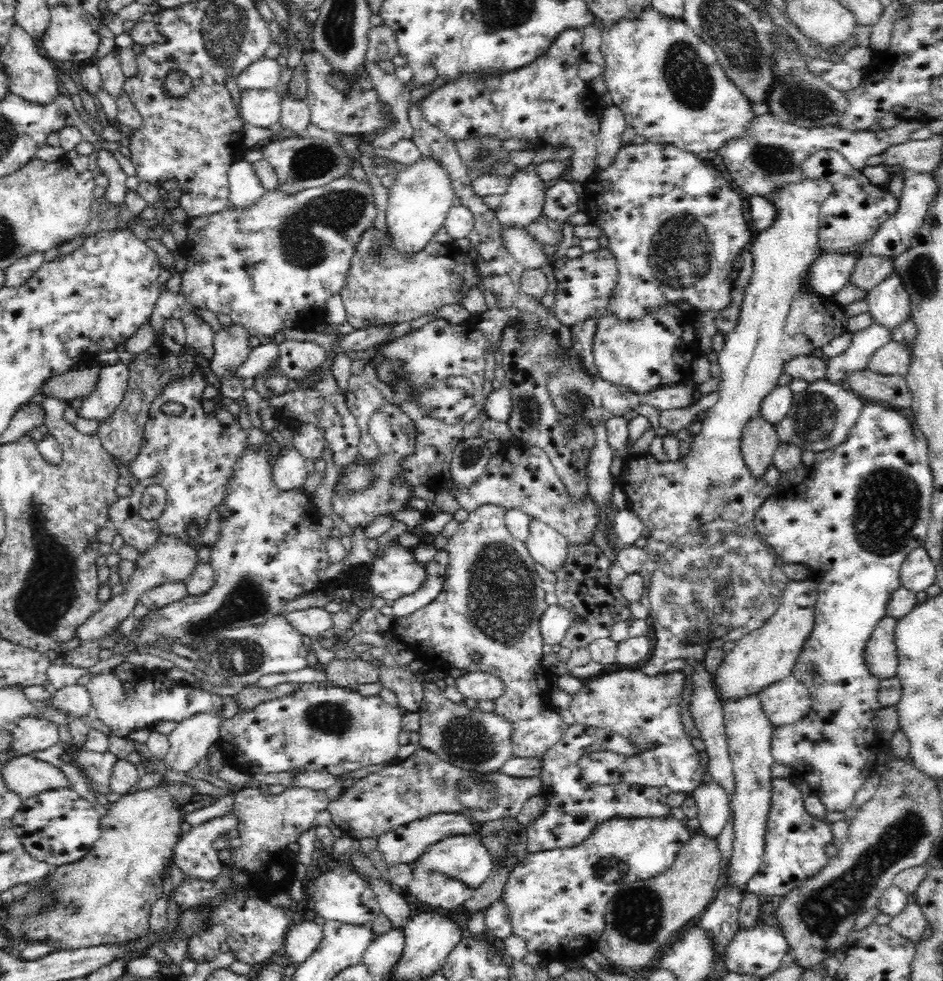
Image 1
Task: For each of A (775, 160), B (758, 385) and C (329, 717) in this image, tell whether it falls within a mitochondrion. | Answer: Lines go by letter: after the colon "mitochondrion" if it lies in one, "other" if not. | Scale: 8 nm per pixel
A: mitochondrion
B: other
C: mitochondrion

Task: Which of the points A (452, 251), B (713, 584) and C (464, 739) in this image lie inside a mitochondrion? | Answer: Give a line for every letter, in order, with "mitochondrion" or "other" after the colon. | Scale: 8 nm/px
A: other
B: mitochondrion
C: mitochondrion

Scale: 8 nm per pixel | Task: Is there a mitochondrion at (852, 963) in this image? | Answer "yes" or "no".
no

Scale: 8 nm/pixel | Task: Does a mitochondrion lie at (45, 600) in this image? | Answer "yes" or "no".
yes

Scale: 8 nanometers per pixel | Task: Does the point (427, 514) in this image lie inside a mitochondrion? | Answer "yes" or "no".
no

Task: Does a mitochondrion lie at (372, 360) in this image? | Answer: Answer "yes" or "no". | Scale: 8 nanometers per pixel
no

